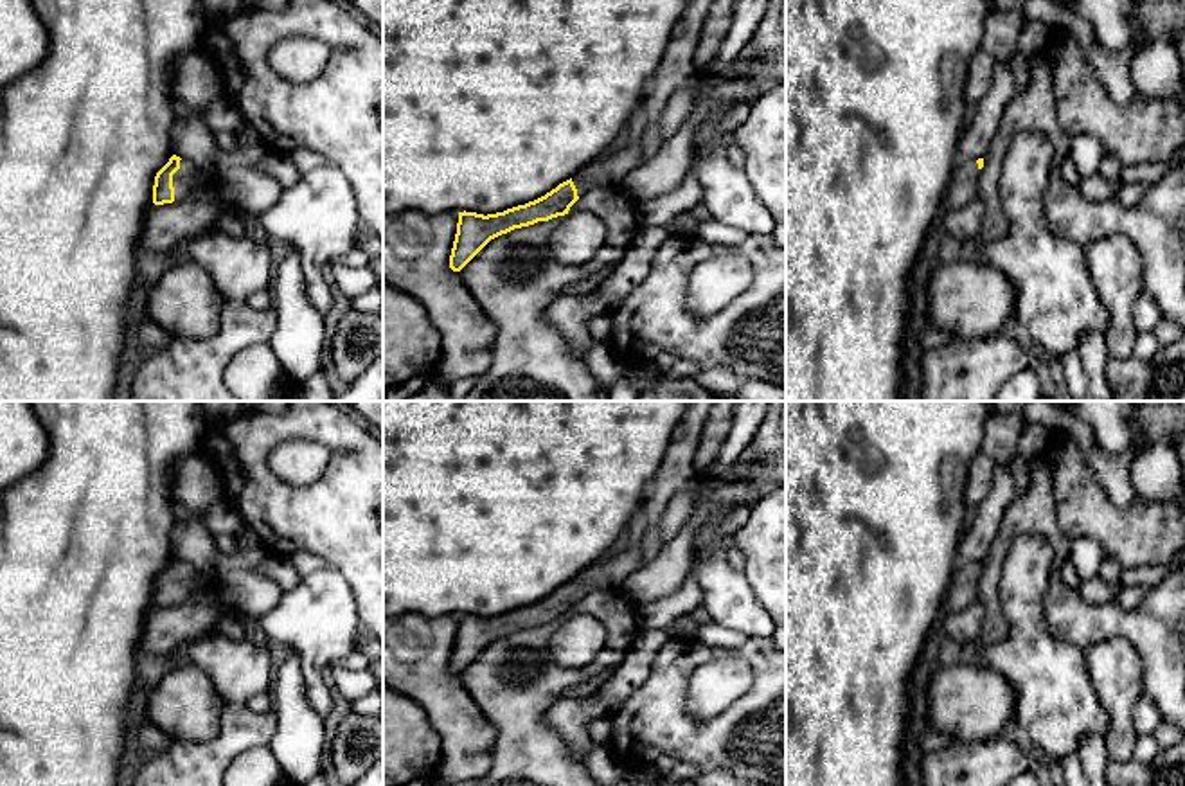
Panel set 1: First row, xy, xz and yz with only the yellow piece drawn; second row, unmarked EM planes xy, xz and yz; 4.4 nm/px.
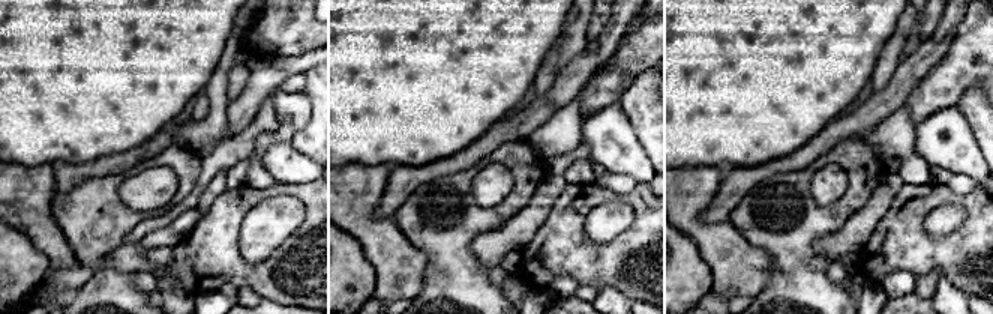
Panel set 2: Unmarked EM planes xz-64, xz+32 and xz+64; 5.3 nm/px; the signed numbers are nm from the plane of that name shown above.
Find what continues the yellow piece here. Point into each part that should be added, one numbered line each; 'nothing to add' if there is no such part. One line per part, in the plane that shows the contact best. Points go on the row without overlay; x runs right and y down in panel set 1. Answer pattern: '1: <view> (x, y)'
1: xy (182, 581)

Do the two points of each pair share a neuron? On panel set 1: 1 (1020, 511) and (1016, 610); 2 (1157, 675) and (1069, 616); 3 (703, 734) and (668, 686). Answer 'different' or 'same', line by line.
1: different
2: same
3: same

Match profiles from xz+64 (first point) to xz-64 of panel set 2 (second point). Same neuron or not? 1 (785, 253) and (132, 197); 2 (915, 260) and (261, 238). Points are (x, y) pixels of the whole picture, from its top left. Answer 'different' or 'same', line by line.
1: different
2: different

